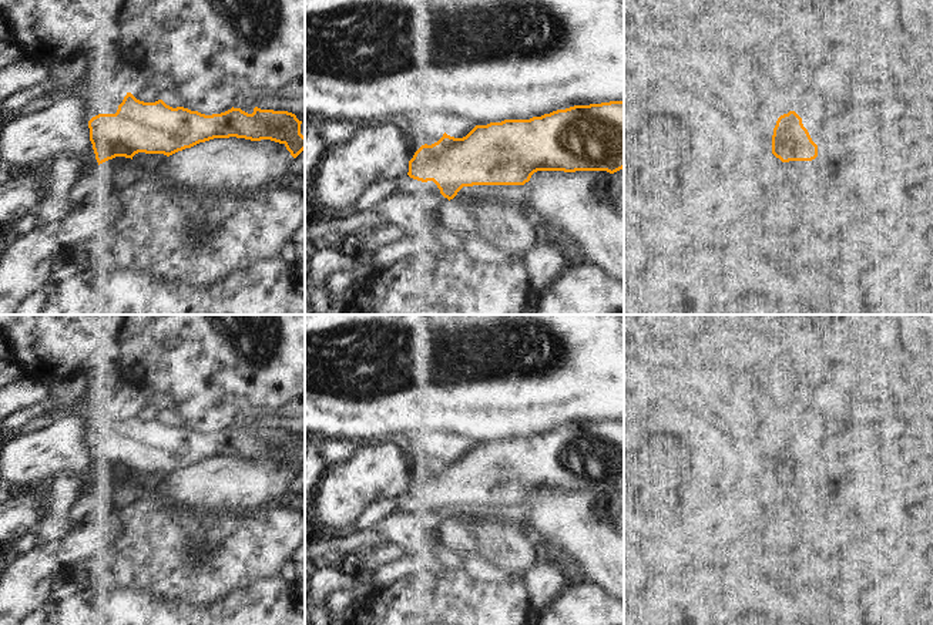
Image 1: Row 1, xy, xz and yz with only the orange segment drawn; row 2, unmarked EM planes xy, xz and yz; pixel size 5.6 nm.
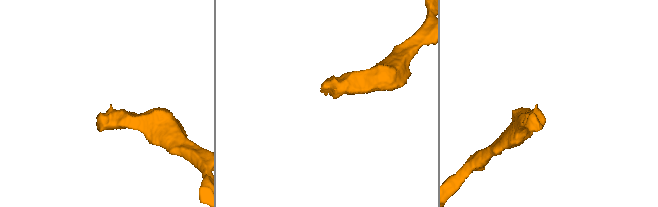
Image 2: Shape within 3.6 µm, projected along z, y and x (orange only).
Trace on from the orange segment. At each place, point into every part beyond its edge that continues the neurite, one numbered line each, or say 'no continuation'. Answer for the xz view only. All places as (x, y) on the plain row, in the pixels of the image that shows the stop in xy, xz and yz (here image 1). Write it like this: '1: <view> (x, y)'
1: xz (406, 504)

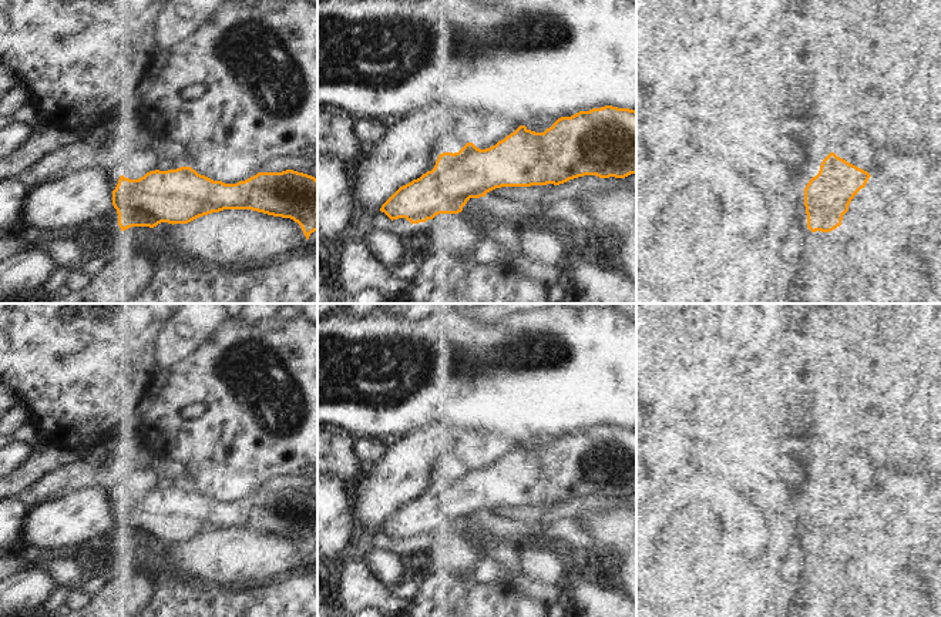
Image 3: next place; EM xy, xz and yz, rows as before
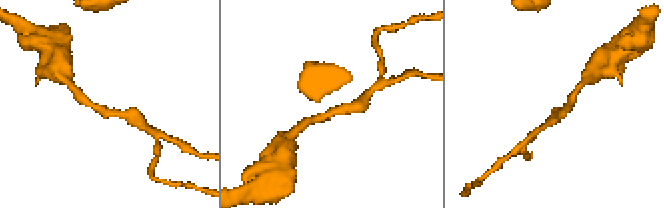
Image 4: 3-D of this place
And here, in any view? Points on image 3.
no continuation

